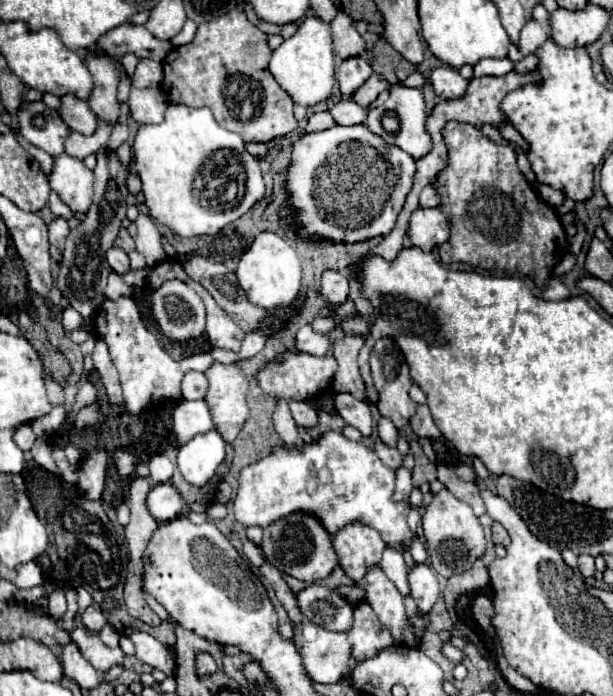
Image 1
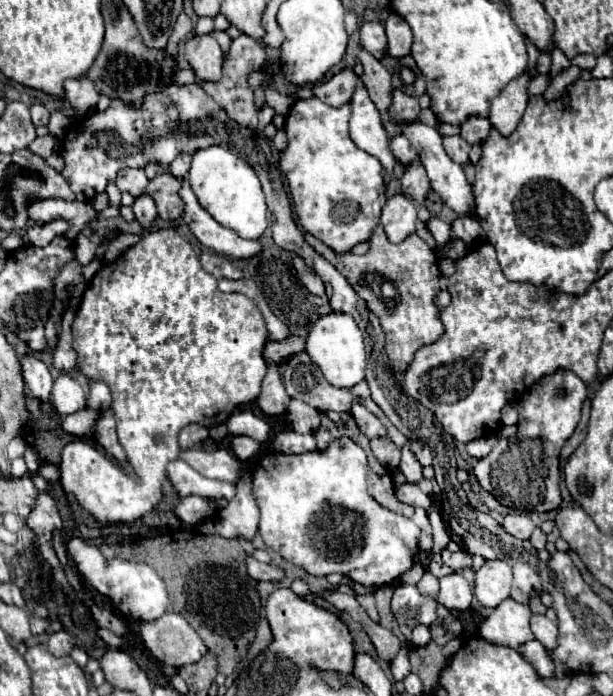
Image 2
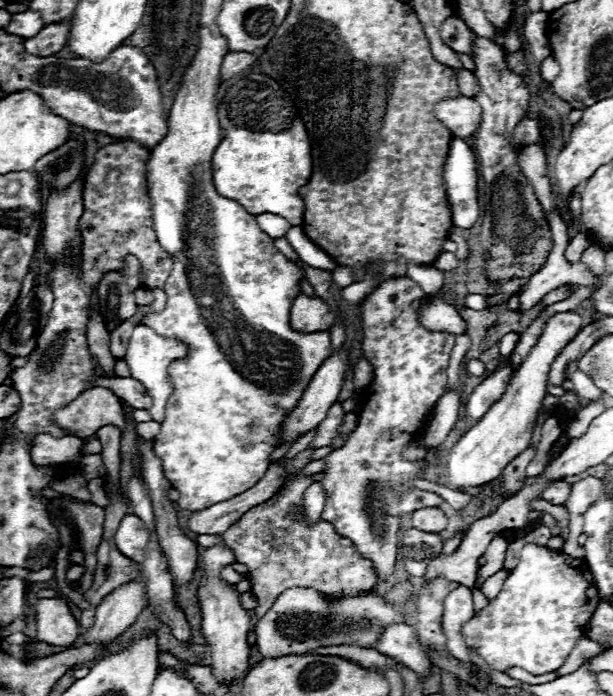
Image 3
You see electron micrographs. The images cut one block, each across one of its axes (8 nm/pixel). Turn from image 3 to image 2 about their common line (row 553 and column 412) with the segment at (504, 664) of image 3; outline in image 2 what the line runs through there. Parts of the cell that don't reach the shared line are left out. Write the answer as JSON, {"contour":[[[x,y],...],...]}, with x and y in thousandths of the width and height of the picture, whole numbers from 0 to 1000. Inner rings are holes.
{"contour":[[[555,629],[555,632],[545,632],[538,635],[538,641],[529,647],[529,649],[512,649],[512,652],[437,652],[431,655],[418,675],[414,675],[414,713],[418,713],[418,721],[424,727],[424,767],[434,779],[437,787],[450,790],[463,805],[483,810],[483,813],[493,813],[502,825],[509,828],[535,828],[542,822],[555,822],[561,828],[571,828],[577,836],[584,839],[594,839],[594,842],[630,842],[636,836],[643,836],[656,822],[662,822],[672,810],[675,810],[675,799],[682,793],[682,756],[662,744],[662,741],[653,741],[653,739],[643,739],[623,727],[617,727],[617,721],[610,721],[610,716],[604,716],[600,704],[597,704],[597,675],[600,675],[600,667],[597,667],[597,649],[581,638],[581,635],[571,635],[571,629]]]}

